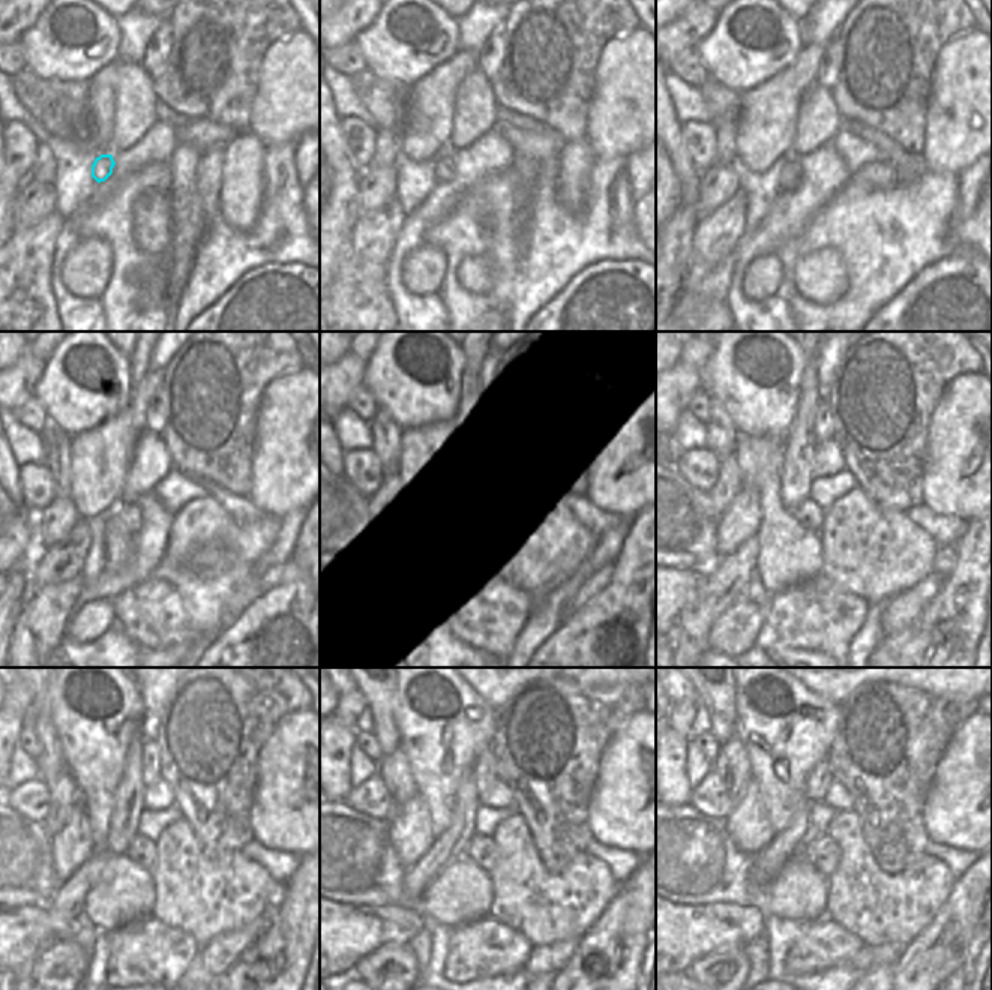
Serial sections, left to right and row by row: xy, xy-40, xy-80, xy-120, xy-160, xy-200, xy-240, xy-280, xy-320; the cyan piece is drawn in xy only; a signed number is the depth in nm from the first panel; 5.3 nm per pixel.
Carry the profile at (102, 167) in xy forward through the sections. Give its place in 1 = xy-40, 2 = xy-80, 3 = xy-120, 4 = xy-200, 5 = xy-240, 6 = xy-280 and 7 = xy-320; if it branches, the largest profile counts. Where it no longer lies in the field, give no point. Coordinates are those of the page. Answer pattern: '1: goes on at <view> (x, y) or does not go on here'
1: goes on at xy-40 (443, 167)
2: goes on at xy-80 (788, 176)
3: goes on at xy-120 (123, 521)
4: goes on at xy-200 (809, 515)
5: goes on at xy-240 (141, 851)
6: goes on at xy-280 (480, 849)
7: goes on at xy-320 (821, 851)

